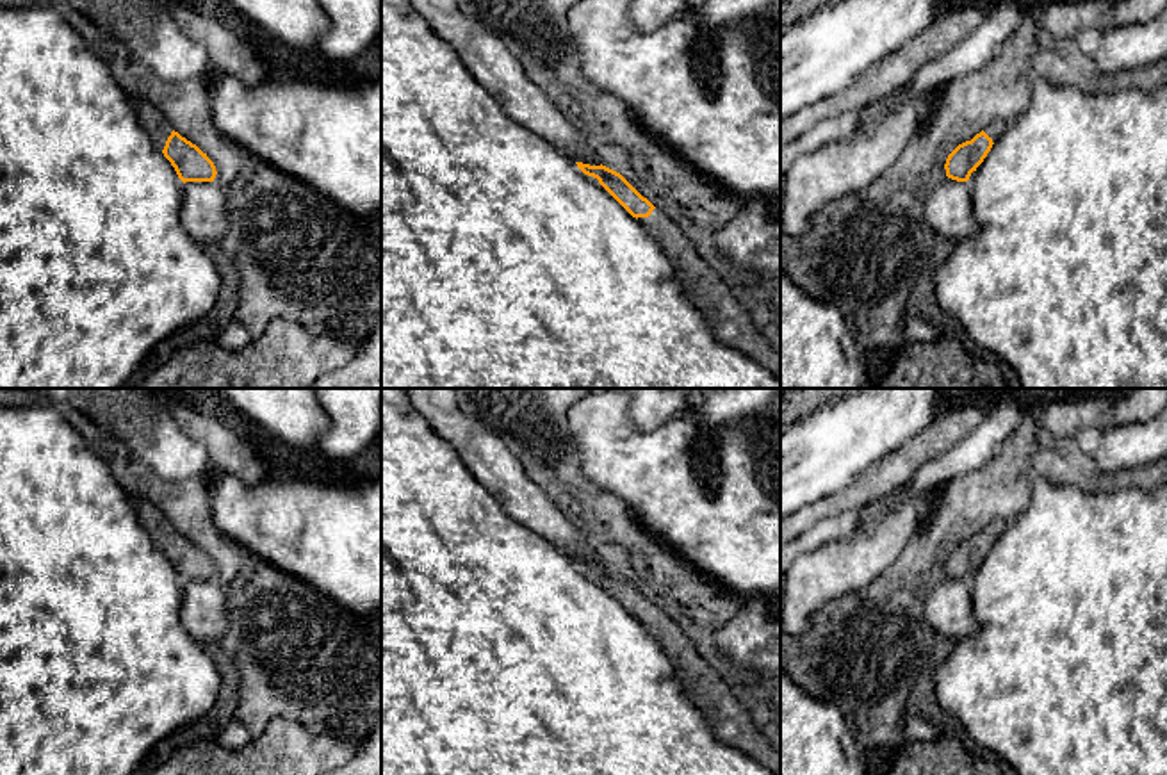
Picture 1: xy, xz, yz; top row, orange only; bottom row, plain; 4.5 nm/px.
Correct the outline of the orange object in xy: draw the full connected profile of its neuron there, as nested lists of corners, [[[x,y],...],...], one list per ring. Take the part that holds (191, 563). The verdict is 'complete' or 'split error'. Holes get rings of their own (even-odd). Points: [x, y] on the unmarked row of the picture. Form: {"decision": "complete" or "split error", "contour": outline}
{"decision": "split error", "contour": [[[132,497],[143,527],[185,581],[214,581],[214,561],[196,543],[173,529],[166,515],[150,501]]]}

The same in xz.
{"decision": "split error", "contour": [[[575,561],[645,627],[670,659],[686,698],[704,714],[713,734],[780,775],[780,752],[759,732],[748,711],[723,677],[698,654],[684,631],[620,572],[606,565]]]}

